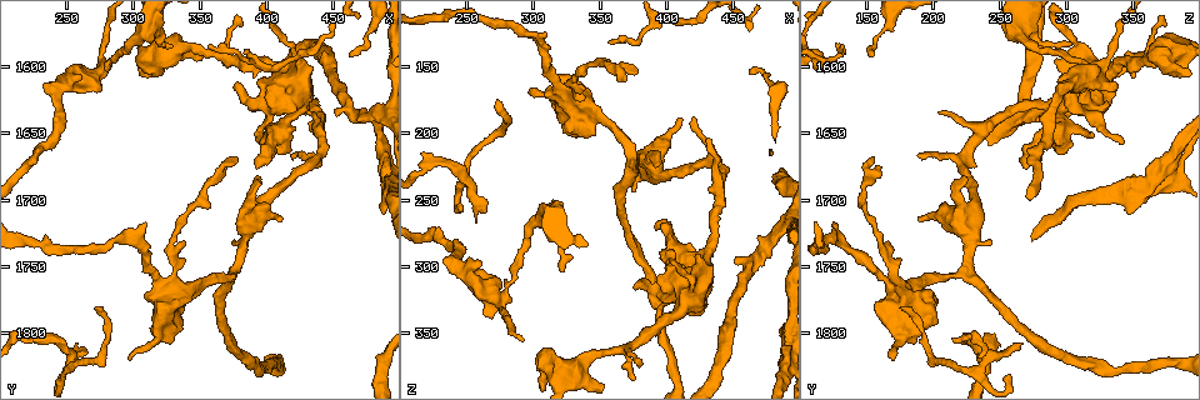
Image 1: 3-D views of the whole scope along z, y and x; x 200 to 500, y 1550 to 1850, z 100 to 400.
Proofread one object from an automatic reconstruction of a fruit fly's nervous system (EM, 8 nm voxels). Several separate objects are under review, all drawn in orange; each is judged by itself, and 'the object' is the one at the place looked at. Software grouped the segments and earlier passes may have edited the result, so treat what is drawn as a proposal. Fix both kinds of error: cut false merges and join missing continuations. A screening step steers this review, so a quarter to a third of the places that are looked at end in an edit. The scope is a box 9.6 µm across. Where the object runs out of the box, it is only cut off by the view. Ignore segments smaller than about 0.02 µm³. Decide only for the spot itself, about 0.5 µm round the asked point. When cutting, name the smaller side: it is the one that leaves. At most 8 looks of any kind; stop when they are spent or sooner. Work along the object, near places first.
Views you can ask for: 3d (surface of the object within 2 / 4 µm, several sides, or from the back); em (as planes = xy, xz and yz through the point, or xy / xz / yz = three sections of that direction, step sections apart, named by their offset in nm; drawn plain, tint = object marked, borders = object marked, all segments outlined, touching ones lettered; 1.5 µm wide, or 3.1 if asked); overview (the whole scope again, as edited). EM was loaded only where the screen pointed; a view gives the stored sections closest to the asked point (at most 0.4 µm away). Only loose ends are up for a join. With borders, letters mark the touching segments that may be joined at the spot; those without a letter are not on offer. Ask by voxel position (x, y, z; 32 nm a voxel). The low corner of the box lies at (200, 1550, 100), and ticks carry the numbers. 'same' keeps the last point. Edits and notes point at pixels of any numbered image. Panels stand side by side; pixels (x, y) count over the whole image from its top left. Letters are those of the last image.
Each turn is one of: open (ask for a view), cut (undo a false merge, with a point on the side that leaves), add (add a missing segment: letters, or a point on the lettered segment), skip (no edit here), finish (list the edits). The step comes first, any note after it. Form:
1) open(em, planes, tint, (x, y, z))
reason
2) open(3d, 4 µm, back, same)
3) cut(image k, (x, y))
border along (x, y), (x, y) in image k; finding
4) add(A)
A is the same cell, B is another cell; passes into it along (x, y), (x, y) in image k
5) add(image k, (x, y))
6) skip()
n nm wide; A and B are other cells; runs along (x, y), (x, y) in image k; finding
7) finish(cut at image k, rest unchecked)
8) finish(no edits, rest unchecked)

open(3d, 4 µm, back, (278, 1598, 322))
looks like a crossing

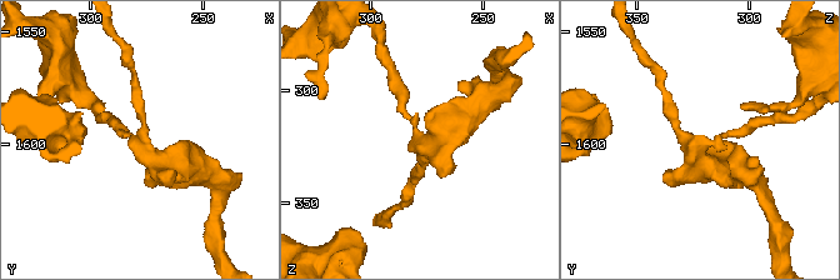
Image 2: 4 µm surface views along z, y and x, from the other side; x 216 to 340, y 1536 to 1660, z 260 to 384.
open(em, yz, step 4, tint, (280, 1599, 324))
4 arms

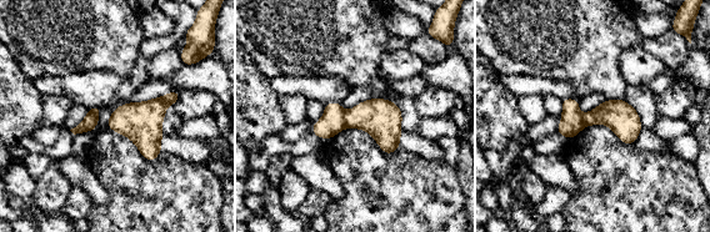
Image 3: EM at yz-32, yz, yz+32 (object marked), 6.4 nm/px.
open(em, planes, borders, same)

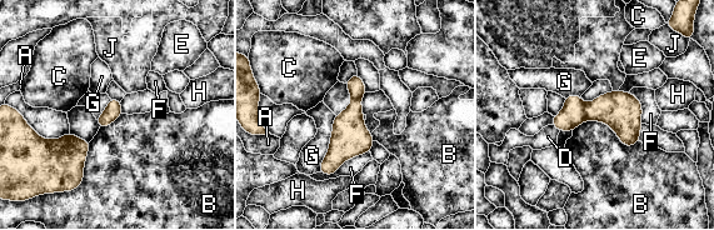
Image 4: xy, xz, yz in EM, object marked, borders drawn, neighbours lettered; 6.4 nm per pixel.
cut(image 4, (572, 115))
A, B, C, D, E, F, G, H and J are other cells; border along (583, 105), (583, 113), (587, 119) in image 4; two neurons meet here

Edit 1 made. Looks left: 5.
open(em, planes, tint, (390, 1676, 272))
branch stops here

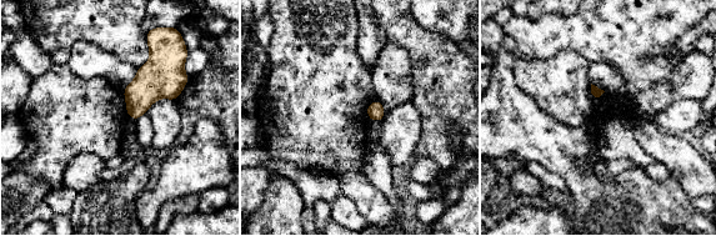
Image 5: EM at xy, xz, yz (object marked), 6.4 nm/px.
open(em, planes, borders, same)
see the neighbours

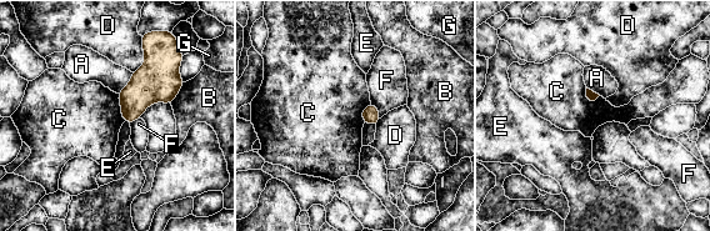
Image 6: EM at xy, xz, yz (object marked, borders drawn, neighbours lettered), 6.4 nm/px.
skip()
D touches over 240 nm; A, B, C, D, E, F and G are other cells; border along (118, 94), (124, 121) in image 6; no lettered segment goes on from it

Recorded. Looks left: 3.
open(3d, 4 µm, (272, 1780, 174))
long arm stops here

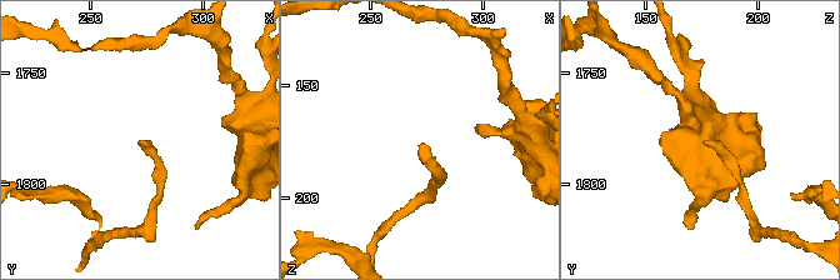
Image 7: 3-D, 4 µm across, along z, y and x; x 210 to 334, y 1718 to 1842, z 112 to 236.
open(em, planes, borders, (272, 1780, 177))
shape alone is not enough

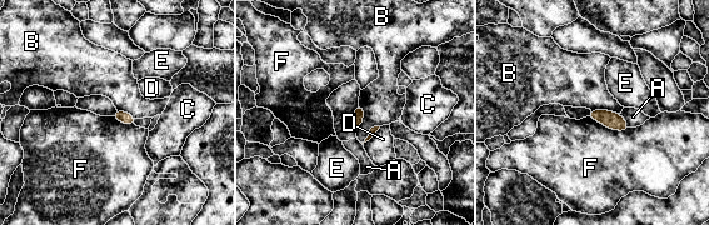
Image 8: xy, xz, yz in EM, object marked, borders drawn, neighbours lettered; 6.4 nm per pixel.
skip()
A, B, C, D, E and F are other cells; border along (590, 109), (607, 109), (619, 114) in image 8; no lettered segment goes on from it

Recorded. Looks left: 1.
finish(cut at image 4, rest unchecked)

